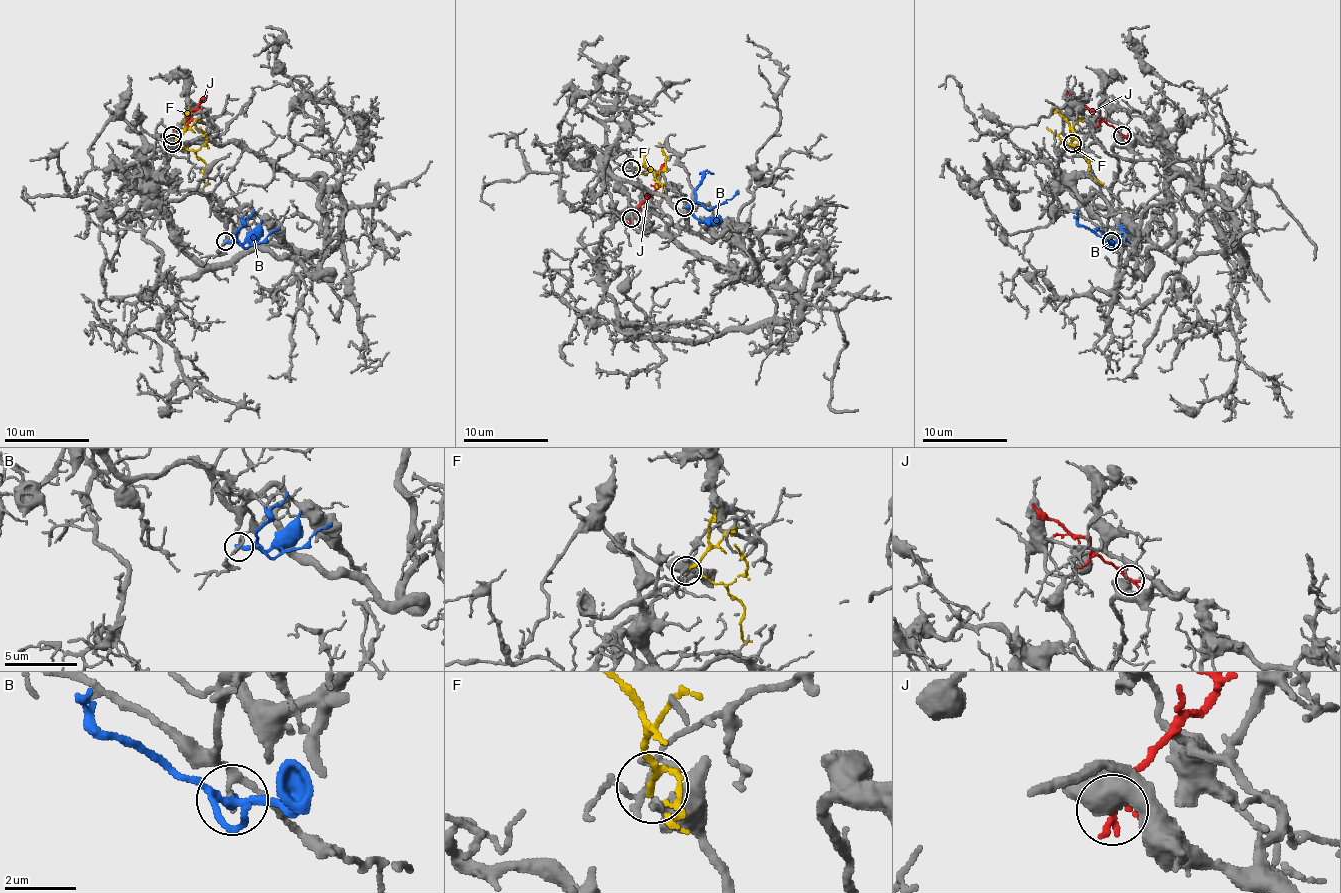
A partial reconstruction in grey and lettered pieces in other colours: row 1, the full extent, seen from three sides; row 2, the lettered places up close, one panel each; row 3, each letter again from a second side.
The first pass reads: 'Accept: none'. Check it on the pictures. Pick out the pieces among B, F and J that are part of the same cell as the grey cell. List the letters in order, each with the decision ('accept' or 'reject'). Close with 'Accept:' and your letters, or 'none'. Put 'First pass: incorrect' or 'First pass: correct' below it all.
B: accept
F: reject
J: reject
Accept: B
First pass: incorrect

